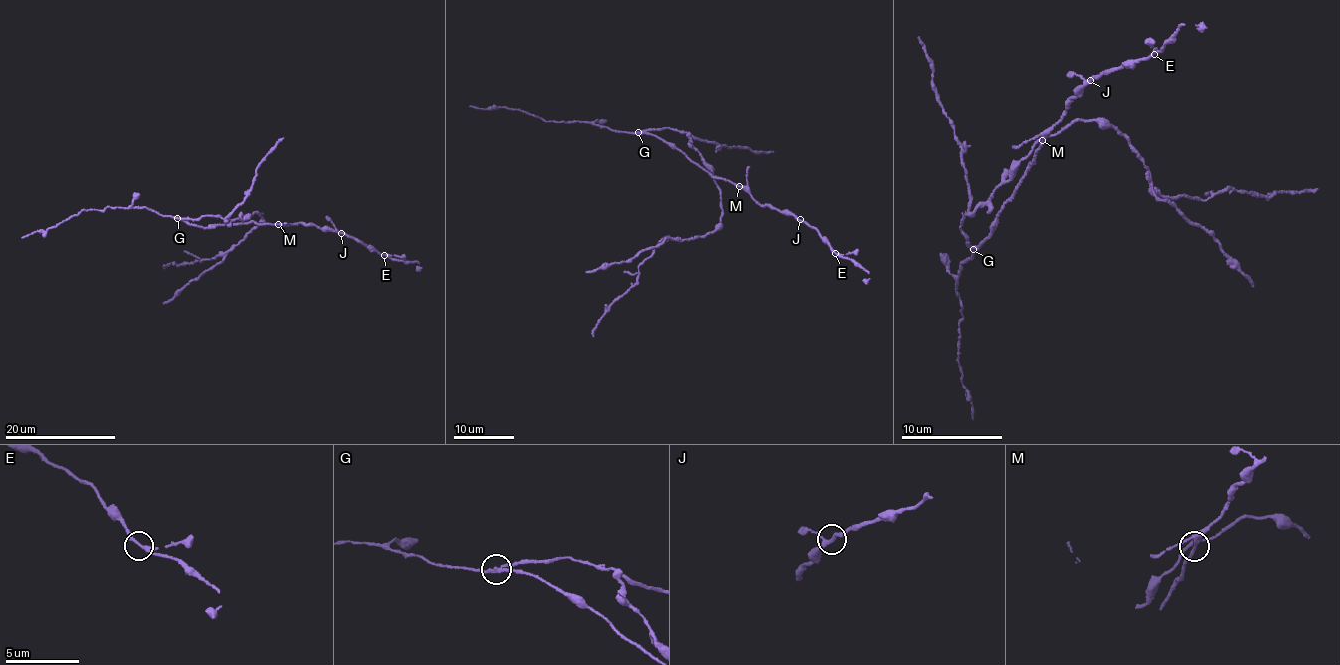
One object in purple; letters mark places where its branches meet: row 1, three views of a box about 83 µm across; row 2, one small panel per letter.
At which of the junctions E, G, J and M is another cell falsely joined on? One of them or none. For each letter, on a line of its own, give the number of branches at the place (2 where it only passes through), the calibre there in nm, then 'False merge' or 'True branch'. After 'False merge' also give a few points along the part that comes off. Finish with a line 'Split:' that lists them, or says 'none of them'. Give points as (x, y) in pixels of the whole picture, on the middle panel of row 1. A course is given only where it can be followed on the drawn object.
E: Branches: 3. Thickness 200 nm. True branch
G: Branches: 3. Thickness 190 nm. False merge. Course of the part to remove: (638, 132), (669, 127), (688, 133), (718, 185), (720, 226), (693, 239), (662, 241), (593, 336)
J: Branches: 3. Thickness 180 nm. True branch
M: Branches: 2. Thickness 240 nm. True branch
Split: G

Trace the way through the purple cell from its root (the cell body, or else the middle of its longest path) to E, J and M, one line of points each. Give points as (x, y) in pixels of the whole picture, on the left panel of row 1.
E: (196, 219), (183, 220), (206, 228), (252, 222), (288, 226), (304, 223), (344, 232), (384, 255)
J: (196, 219), (183, 220), (206, 228), (252, 222), (288, 226), (304, 223), (341, 233)
M: (196, 219), (183, 220), (206, 228), (252, 222), (279, 224)

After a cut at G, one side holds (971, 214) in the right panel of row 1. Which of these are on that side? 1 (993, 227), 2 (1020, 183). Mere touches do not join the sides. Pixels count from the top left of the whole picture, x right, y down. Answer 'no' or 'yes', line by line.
1: no
2: no

